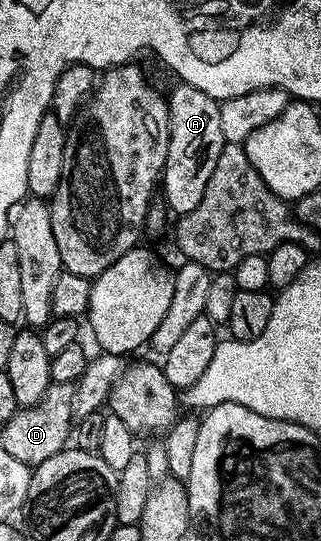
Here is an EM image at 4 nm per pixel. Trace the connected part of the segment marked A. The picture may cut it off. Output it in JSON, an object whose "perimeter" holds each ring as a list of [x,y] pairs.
{"perimeter":[[[177,83],[176,88],[167,95],[168,100],[168,121],[169,140],[167,152],[167,164],[164,165],[164,172],[161,179],[160,190],[165,207],[173,215],[189,214],[194,208],[198,208],[198,200],[202,200],[202,195],[209,183],[210,175],[214,172],[214,167],[221,156],[224,147],[224,137],[222,136],[222,122],[220,105],[217,99],[206,96],[194,88],[192,85]]]}

